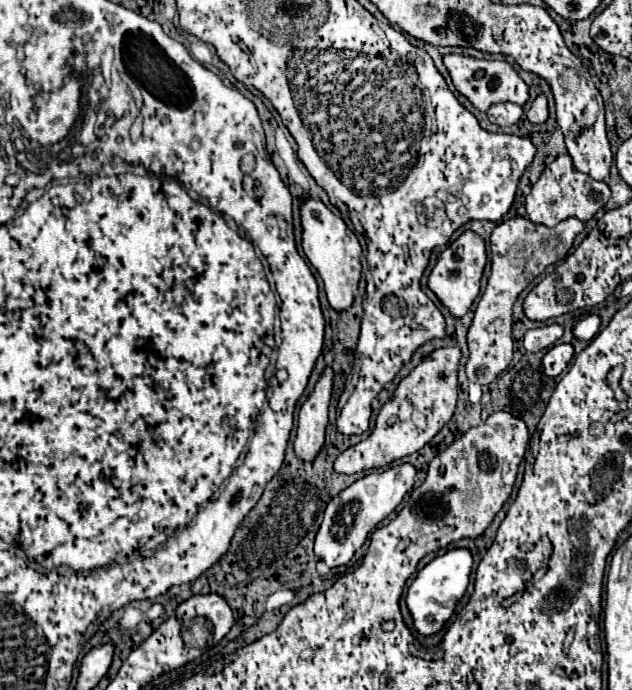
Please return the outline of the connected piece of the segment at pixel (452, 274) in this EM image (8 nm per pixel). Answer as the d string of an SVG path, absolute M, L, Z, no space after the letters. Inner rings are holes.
M465 231L459 239L455 239L441 253L435 269L429 275L429 287L439 297L439 301L451 311L453 317L463 317L469 311L469 307L473 305L473 301L477 299L479 289L481 289L481 277L483 277L485 263L487 263L485 243L473 231Z

